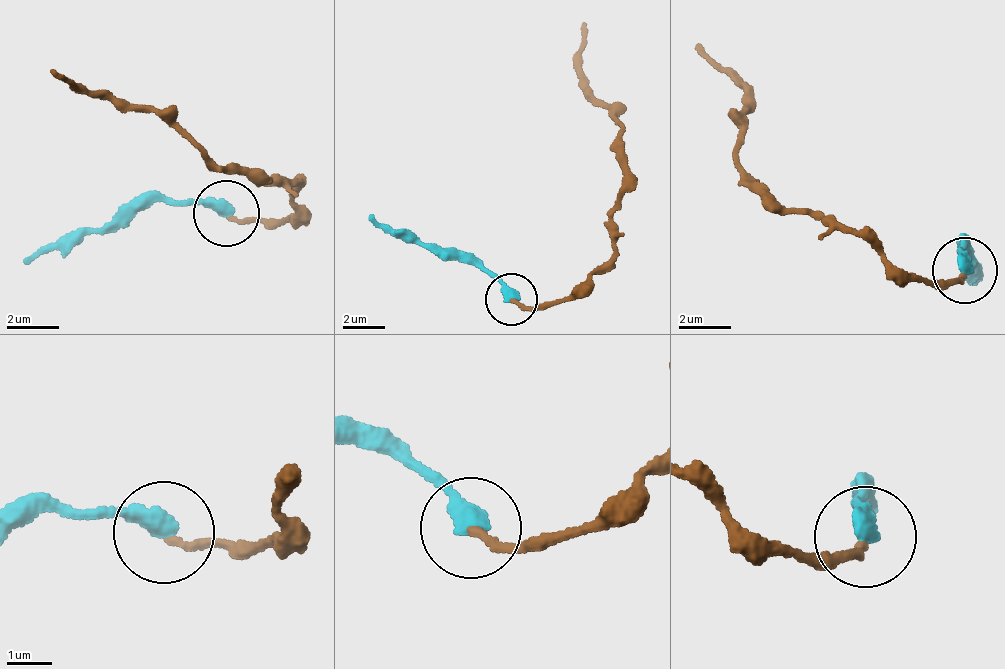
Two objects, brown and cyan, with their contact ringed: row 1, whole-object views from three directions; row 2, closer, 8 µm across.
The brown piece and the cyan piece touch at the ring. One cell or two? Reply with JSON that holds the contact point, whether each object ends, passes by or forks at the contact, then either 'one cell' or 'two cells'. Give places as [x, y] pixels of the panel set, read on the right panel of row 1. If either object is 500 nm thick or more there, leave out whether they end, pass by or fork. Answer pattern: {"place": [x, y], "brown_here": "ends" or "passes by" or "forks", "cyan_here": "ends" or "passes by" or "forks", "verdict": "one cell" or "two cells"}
{"place": [965, 270], "brown_here": "ends", "cyan_here": "ends", "verdict": "one cell"}

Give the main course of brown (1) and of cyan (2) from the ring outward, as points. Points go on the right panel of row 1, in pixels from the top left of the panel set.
1: (967, 272), (945, 281), (921, 284), (855, 234), (748, 189), (749, 107), (738, 80), (697, 45)
2: (967, 272), (969, 246), (983, 266), (973, 285)

